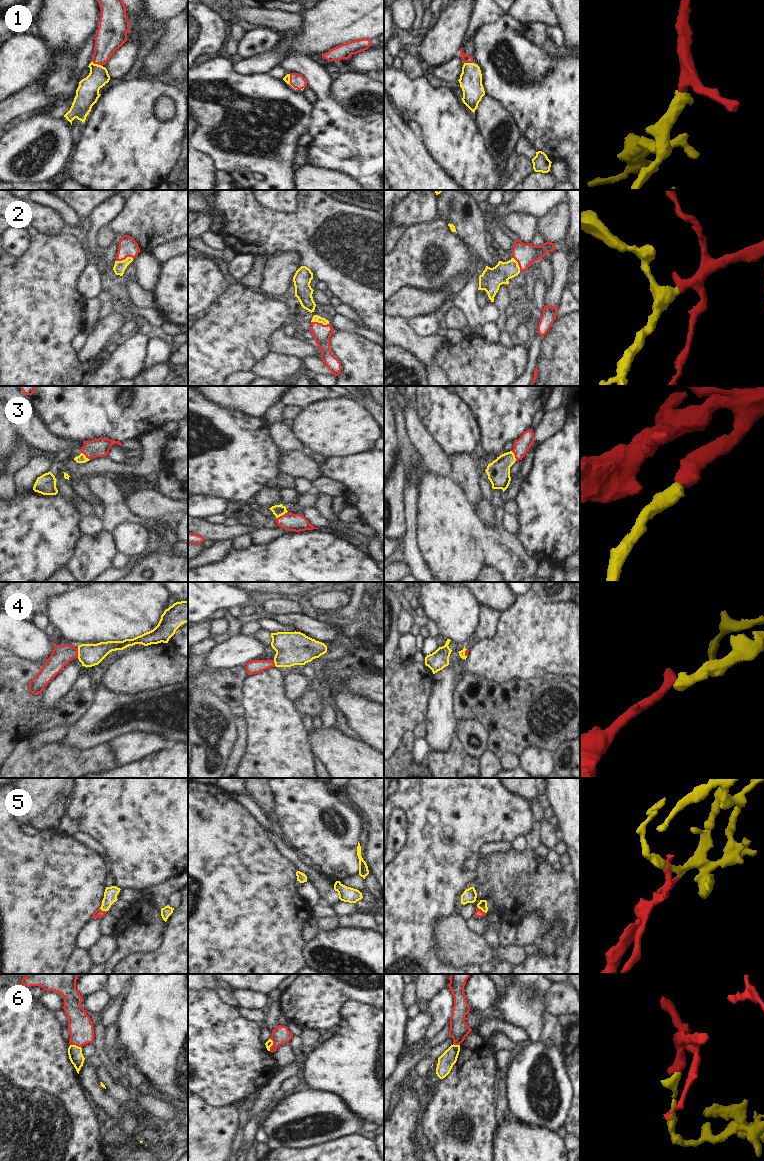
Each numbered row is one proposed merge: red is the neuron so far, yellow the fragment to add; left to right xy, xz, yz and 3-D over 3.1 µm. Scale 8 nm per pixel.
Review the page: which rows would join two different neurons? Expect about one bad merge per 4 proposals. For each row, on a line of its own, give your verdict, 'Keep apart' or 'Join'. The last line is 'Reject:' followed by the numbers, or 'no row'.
1: Join
2: Join
3: Join
4: Join
5: Join
6: Keep apart
Reject: 6.

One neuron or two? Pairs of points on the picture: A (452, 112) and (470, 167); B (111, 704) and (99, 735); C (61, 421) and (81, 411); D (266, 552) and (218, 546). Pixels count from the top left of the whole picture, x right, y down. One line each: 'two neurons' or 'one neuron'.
A: one neuron
B: one neuron
C: one neuron
D: two neurons

